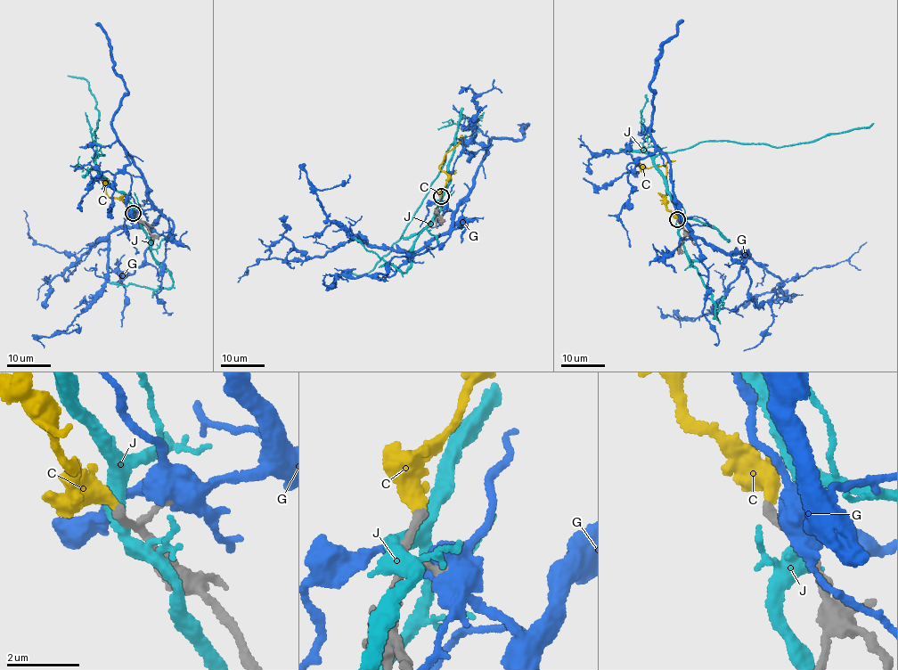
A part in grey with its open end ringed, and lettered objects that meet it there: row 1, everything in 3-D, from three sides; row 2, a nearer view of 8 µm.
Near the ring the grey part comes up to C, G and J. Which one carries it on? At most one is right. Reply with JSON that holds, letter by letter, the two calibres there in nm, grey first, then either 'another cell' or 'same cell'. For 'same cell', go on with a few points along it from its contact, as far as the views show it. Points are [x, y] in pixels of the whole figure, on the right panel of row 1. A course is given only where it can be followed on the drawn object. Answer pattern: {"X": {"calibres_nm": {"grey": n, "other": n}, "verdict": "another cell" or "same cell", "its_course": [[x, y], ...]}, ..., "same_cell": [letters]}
{"C": {"calibres_nm": {"grey": 240, "other": 400}, "verdict": "same cell", "its_course": [[678, 220], [666, 208], [665, 167], [647, 167], [638, 161]]}, "G": {"calibres_nm": {"grey": 130, "other": 550}, "verdict": "another cell"}, "J": {"calibres_nm": {"grey": 240, "other": 440}, "verdict": "another cell"}, "same_cell": ["C"]}

